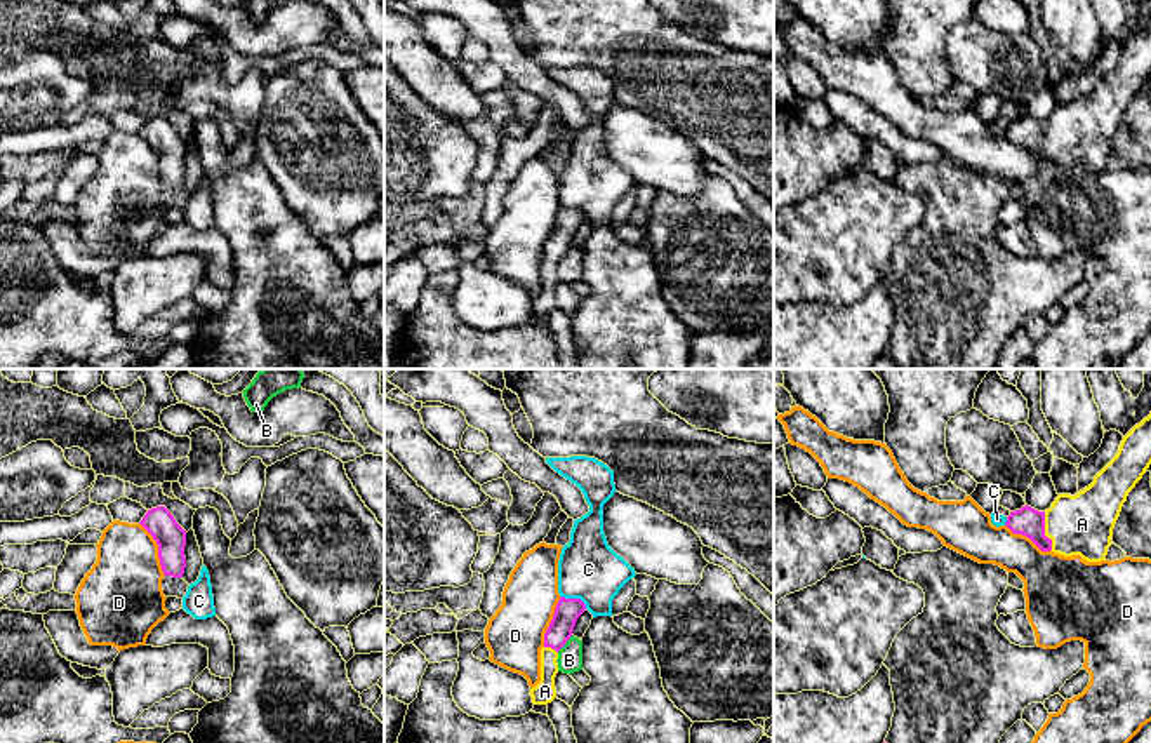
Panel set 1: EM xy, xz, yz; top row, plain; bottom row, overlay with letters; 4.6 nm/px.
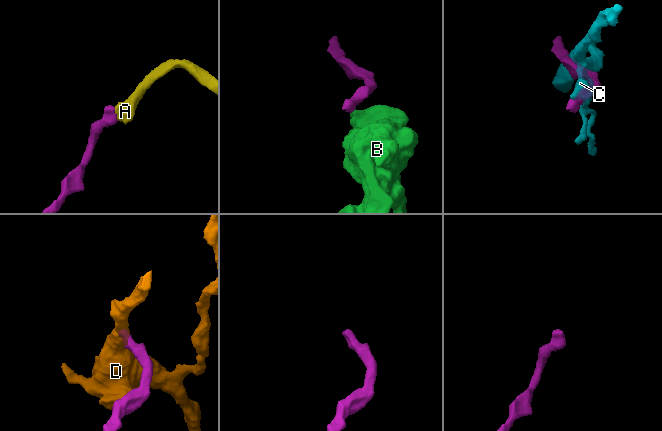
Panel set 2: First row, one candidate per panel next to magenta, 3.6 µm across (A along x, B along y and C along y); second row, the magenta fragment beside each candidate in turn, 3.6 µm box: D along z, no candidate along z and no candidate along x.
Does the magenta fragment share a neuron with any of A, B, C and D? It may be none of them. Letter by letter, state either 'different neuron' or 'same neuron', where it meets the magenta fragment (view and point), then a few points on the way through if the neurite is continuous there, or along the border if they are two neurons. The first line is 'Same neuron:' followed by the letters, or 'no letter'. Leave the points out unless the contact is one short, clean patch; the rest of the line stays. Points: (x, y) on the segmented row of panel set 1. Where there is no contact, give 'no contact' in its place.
Same neuron: A
A: same neuron; contact yz (1044, 531); way yz (1030, 522), (1044, 531), (1082, 524)
B: different neuron; contact xz (564, 644); border xz (572, 635), (557, 651)
C: different neuron; contact xz (574, 599)
D: different neuron; contact xy (159, 548); border xy (139, 522), (155, 542), (159, 564), (166, 575)

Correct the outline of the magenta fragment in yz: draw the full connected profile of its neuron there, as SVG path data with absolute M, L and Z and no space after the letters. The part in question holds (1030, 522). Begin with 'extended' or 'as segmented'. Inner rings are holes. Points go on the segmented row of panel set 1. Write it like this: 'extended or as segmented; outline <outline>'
extended; outline M1151 414L1121 440L1116 456L1078 494L1059 494L1052 506L1010 512L1005 525L1029 538L1041 552L1080 555L1101 562L1111 546L1113 529L1128 492L1151 465Z

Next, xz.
extended; outline M560 597L541 649L541 682L530 689L534 705L548 705L556 698L558 651L572 637L577 618L586 611L581 599Z

